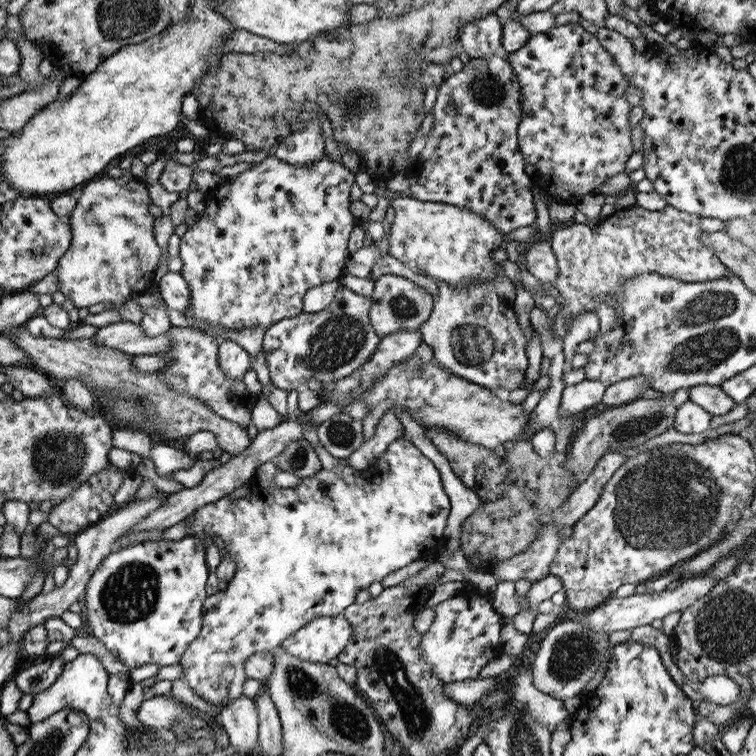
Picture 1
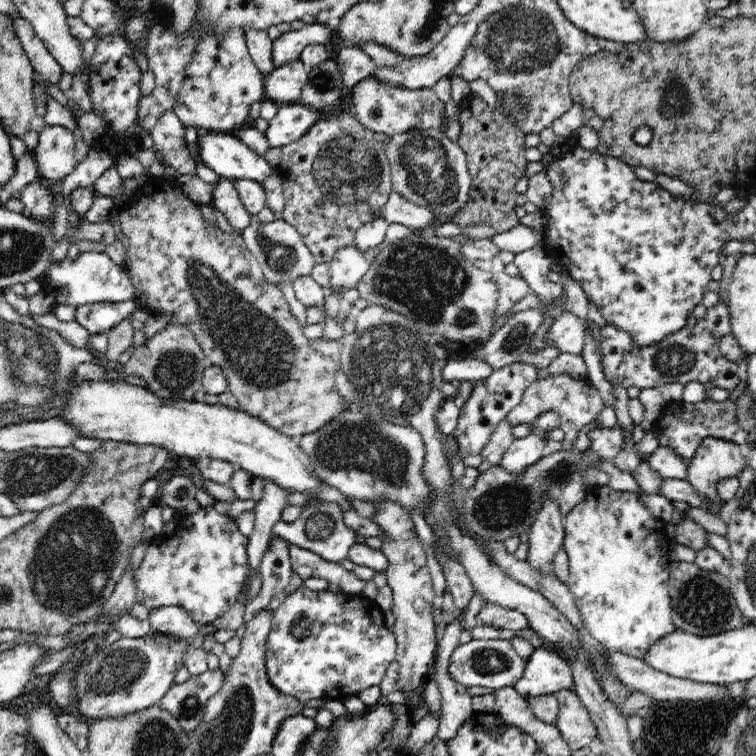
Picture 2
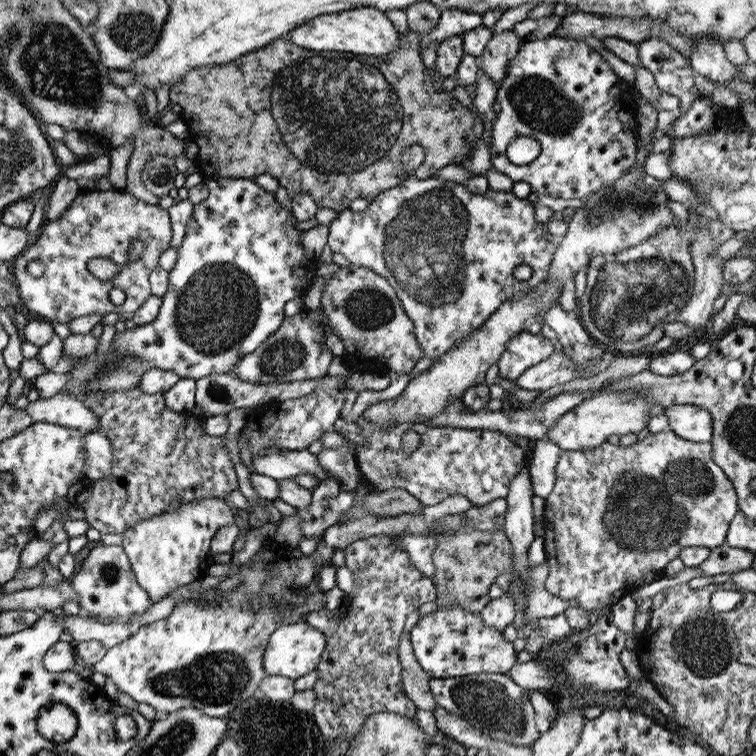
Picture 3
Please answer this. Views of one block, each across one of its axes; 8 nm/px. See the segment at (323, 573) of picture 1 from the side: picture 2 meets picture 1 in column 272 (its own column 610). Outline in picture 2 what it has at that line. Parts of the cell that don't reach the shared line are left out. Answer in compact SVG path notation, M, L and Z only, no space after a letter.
M602 486L602 488L596 488L596 490L590 490L586 494L586 498L576 504L570 514L566 514L566 524L564 524L564 552L568 554L568 560L570 560L570 578L568 578L568 588L570 592L576 596L576 606L580 610L580 616L582 616L582 622L584 622L584 628L588 630L588 634L600 644L604 646L606 650L612 650L612 652L622 652L626 656L632 656L632 658L638 658L638 660L644 660L644 656L650 652L650 646L654 646L658 640L662 640L664 636L672 634L676 628L674 624L674 618L672 618L672 598L670 598L670 550L674 548L674 542L670 542L668 534L664 532L664 522L660 522L658 518L654 518L650 514L650 510L644 506L644 502L640 500L640 494L634 494L634 492L616 492L612 490L610 486Z

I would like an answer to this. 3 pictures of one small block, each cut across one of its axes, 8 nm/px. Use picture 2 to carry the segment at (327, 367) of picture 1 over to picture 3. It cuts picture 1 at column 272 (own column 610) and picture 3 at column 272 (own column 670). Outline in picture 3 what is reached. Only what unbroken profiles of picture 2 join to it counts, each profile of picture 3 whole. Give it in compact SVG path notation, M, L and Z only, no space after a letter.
M301 310L291 318L285 318L281 326L255 348L255 352L243 356L235 366L235 378L251 384L273 384L273 382L299 382L327 376L327 366L333 360L331 352L325 348L325 338L329 334L327 318L321 310Z

